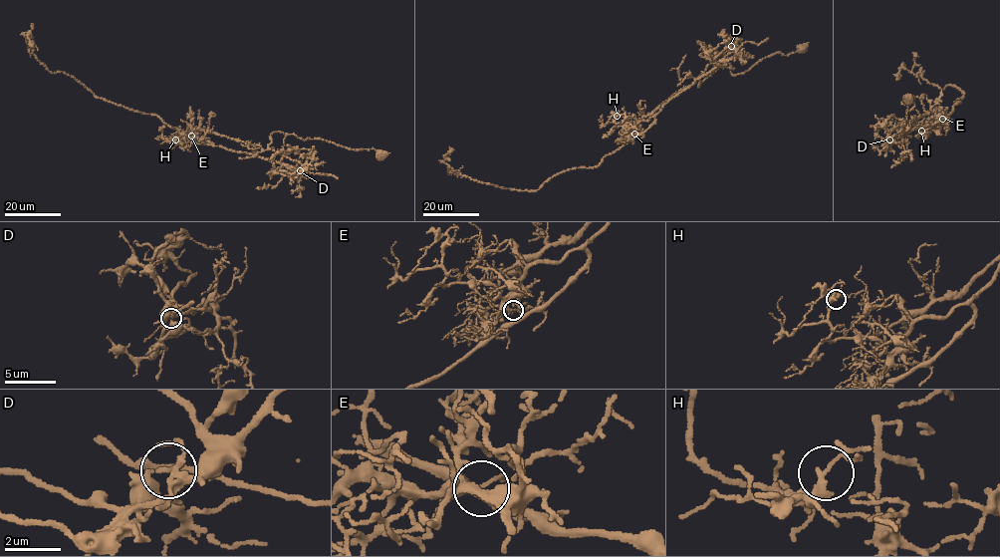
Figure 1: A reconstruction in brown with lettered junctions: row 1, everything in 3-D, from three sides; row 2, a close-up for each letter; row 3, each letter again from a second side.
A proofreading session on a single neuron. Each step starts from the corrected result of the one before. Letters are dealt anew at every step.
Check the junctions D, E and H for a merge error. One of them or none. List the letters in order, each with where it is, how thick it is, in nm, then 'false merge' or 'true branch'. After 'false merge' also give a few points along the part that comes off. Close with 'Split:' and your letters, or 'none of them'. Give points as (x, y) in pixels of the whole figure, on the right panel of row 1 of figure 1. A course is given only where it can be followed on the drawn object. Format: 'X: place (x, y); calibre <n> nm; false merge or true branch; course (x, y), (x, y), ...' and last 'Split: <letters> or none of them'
D: place (889, 139); calibre 150 nm; false merge; course (889, 139), (900, 143), (904, 133), (943, 120), (963, 96), (955, 86), (942, 90), (904, 65), (897, 80)
E: place (942, 119); calibre 200 nm; true branch
H: place (921, 131); calibre 150 nm; true branch
Split: D

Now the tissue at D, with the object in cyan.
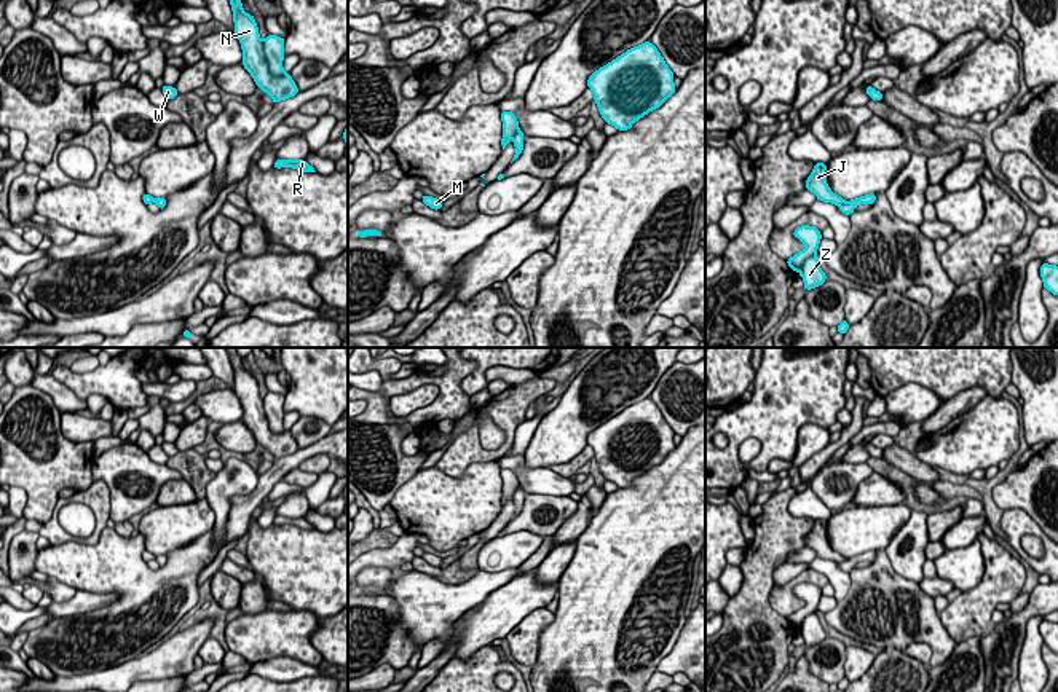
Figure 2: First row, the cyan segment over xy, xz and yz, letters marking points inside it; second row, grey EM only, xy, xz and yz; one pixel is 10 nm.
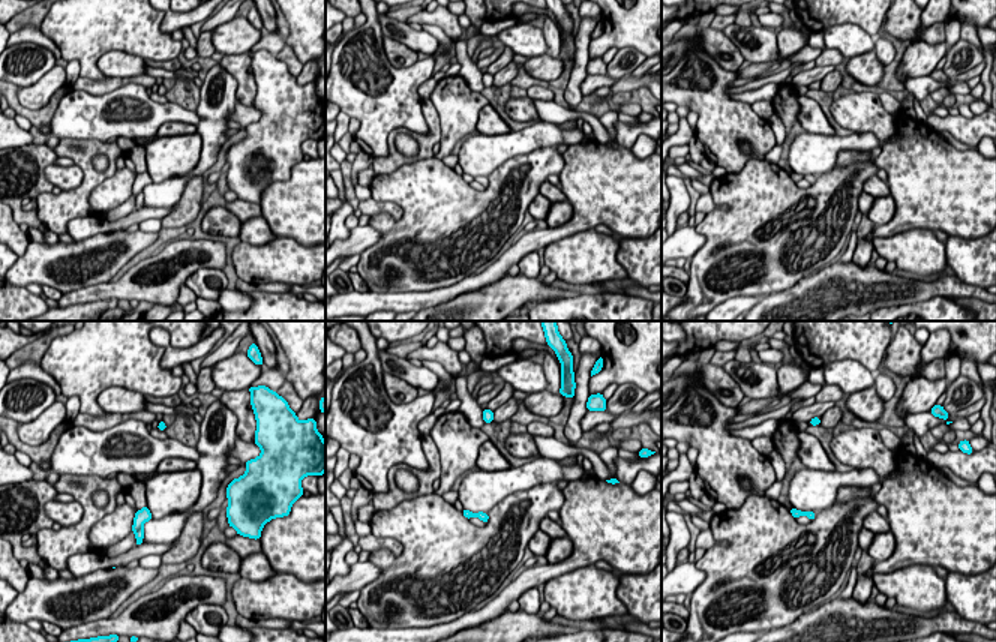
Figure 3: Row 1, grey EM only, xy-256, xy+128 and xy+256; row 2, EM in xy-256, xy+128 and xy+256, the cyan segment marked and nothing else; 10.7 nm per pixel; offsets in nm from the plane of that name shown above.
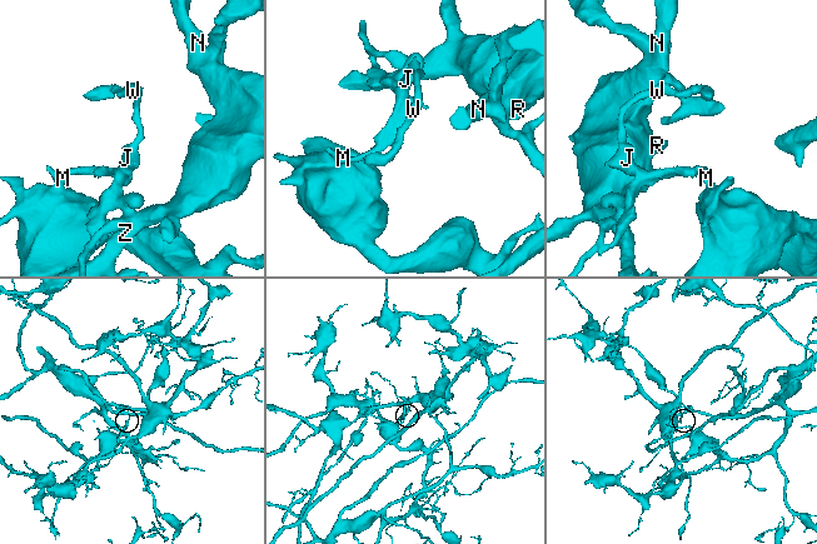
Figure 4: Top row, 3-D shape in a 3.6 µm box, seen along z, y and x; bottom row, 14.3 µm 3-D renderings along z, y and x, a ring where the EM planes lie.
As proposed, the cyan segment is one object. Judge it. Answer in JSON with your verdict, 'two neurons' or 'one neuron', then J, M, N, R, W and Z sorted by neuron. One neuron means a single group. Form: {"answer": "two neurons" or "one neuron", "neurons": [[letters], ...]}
{"answer": "two neurons", "neurons": [["J", "N", "R", "W", "Z"], ["M"]]}

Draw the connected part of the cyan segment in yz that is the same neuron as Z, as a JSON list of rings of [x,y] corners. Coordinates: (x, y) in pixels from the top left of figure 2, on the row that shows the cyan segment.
[[[801,225],[795,228],[793,236],[804,242],[806,247],[790,257],[787,265],[801,274],[804,281],[804,290],[815,289],[827,281],[817,257],[817,247],[820,244],[822,233],[815,226]]]

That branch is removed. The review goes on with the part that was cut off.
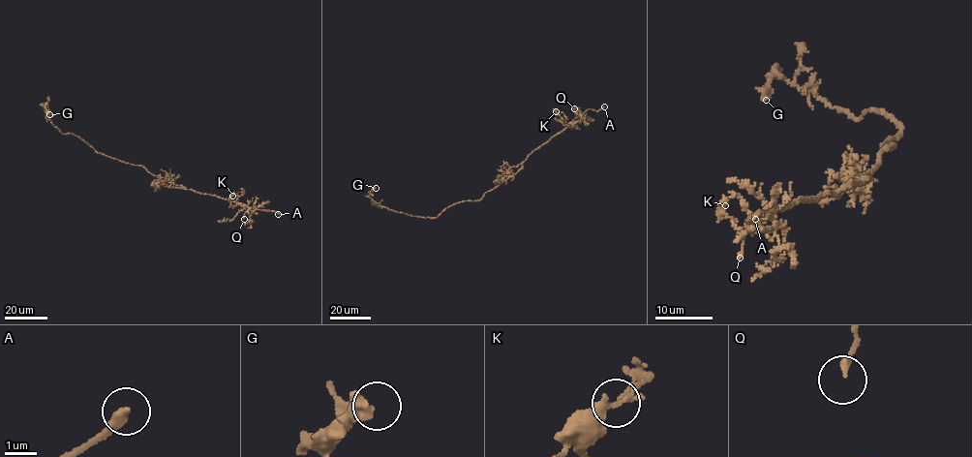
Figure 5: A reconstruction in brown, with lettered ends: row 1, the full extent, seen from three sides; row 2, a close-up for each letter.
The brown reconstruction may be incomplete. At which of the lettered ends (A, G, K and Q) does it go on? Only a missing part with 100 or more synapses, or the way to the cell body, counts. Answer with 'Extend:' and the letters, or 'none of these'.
Extend: A

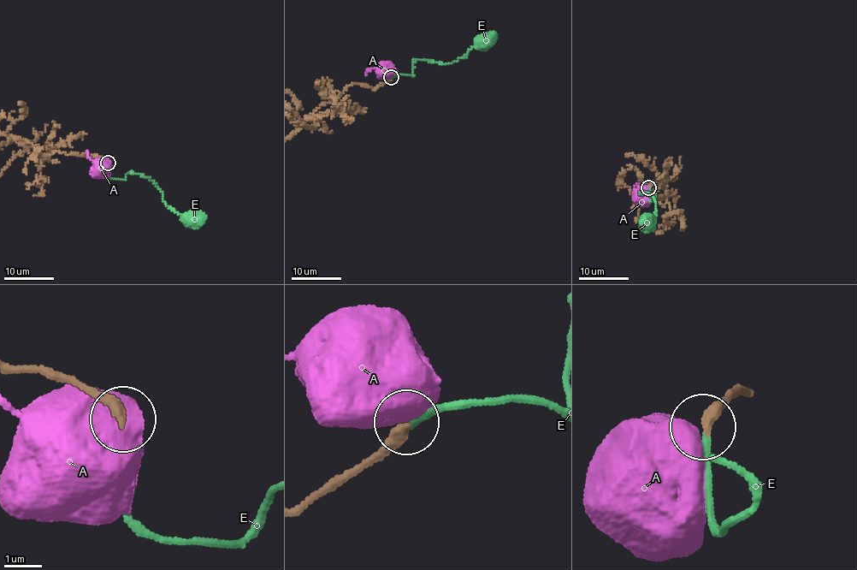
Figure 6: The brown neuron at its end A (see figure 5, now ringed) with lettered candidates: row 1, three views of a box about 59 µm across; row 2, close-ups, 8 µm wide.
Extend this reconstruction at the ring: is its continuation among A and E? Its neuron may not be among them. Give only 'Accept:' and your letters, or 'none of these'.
Accept: E

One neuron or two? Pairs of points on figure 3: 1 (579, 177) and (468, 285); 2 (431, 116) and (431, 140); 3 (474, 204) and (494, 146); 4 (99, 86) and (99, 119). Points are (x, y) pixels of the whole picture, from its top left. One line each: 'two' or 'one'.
1: one
2: one
3: two
4: two

